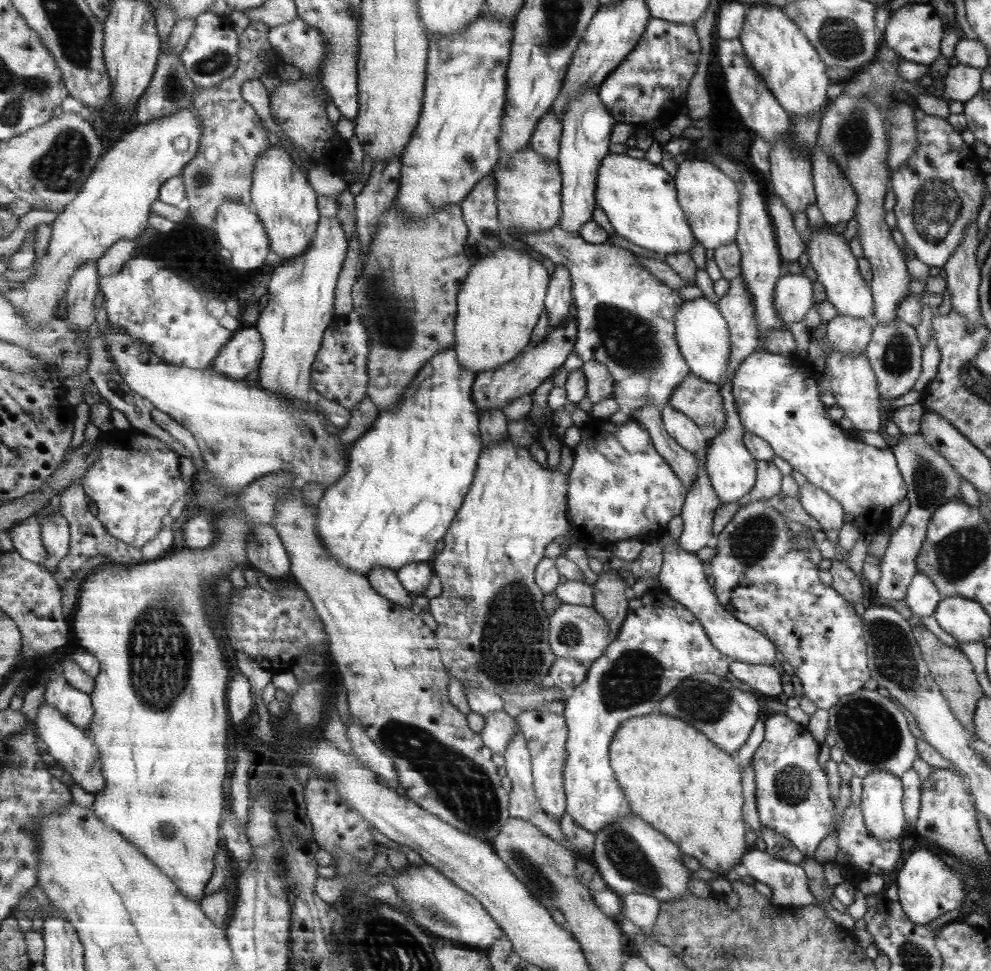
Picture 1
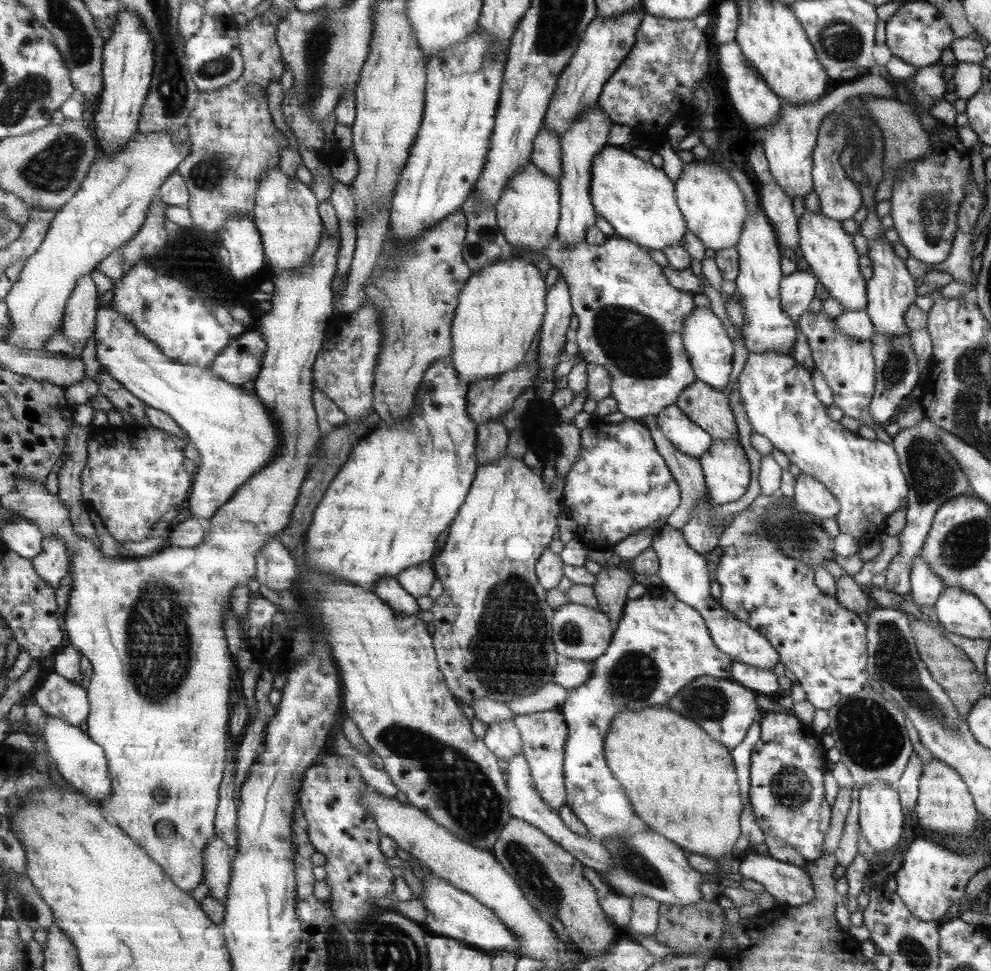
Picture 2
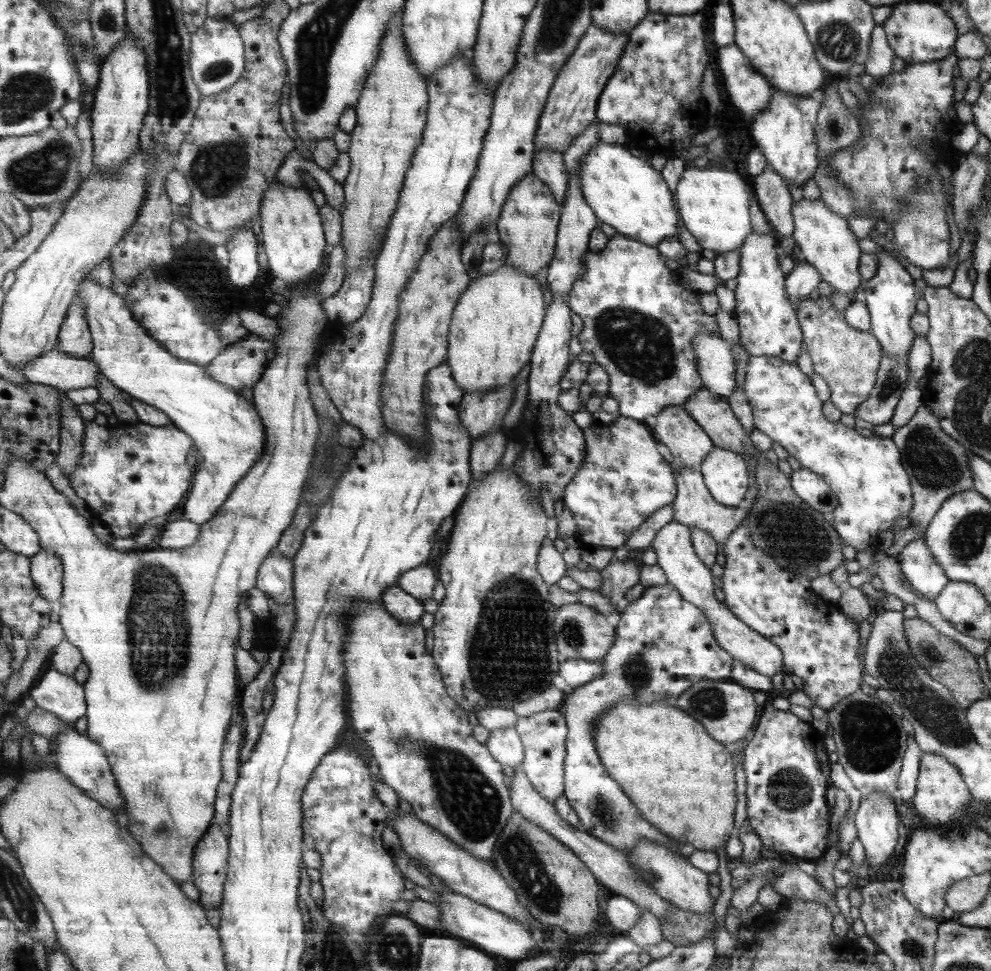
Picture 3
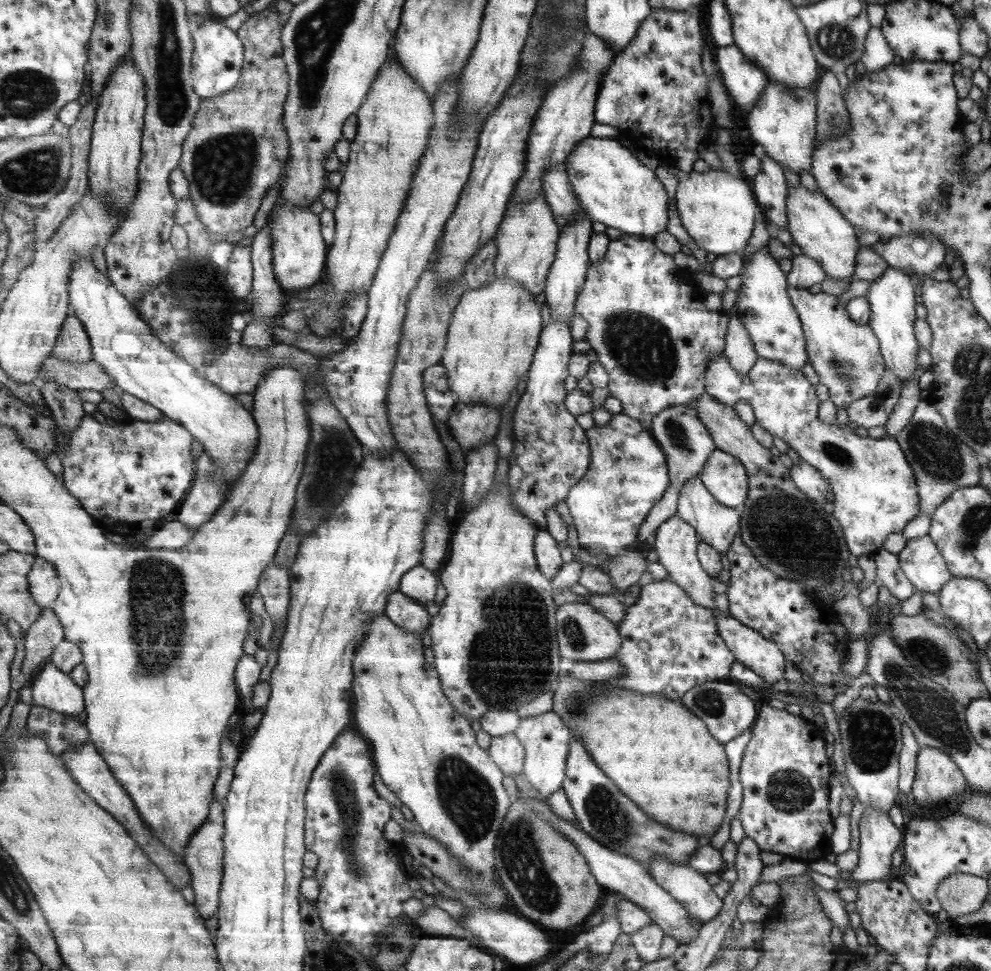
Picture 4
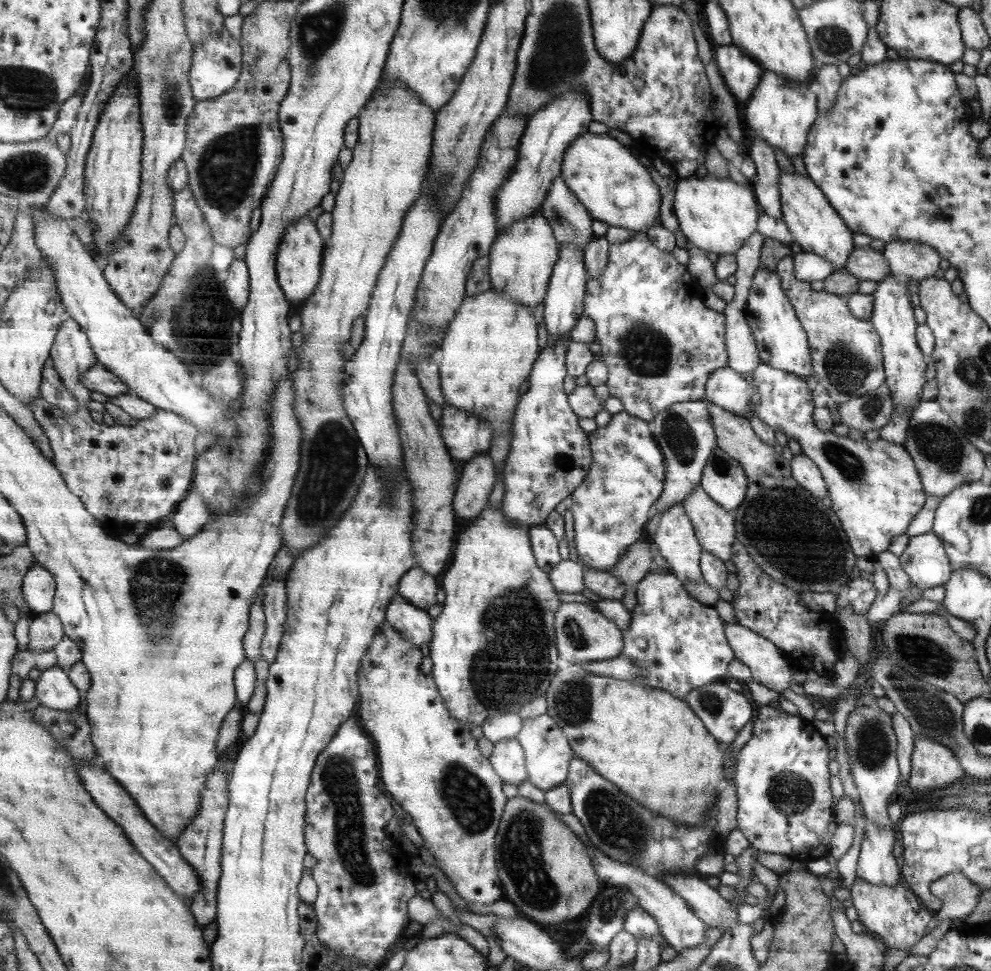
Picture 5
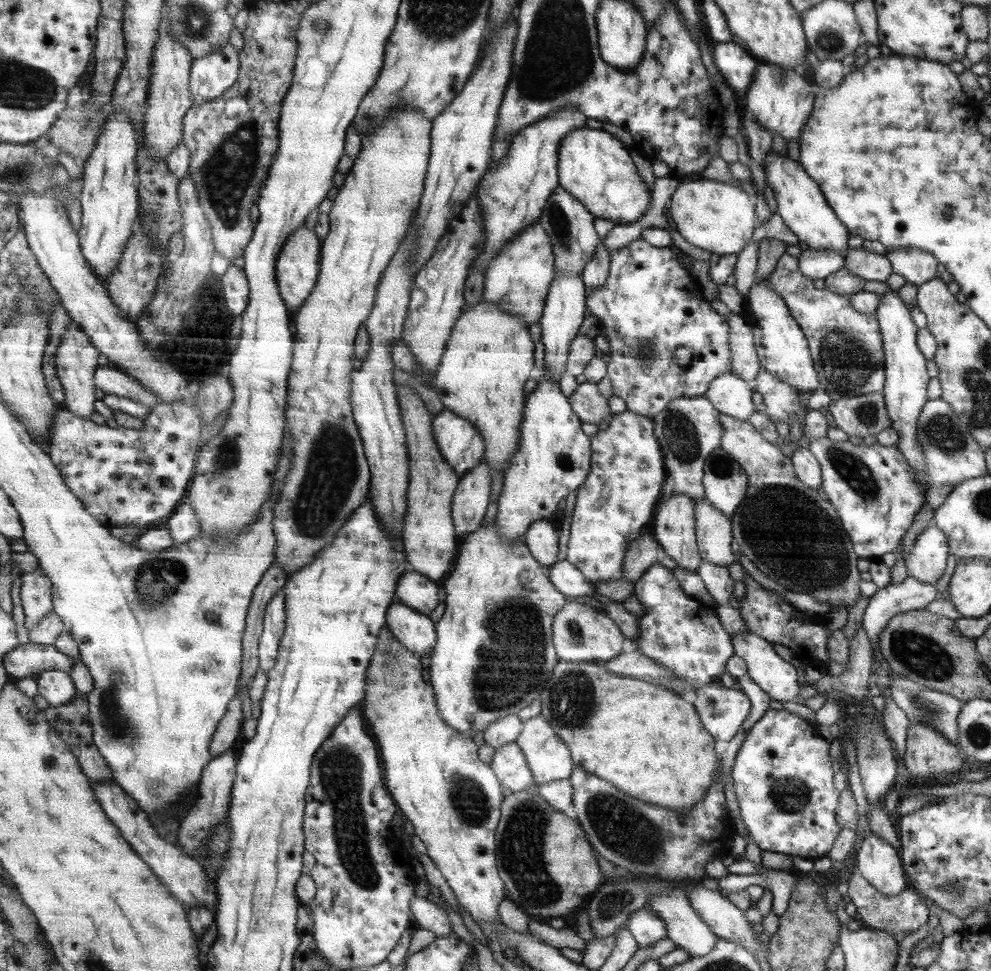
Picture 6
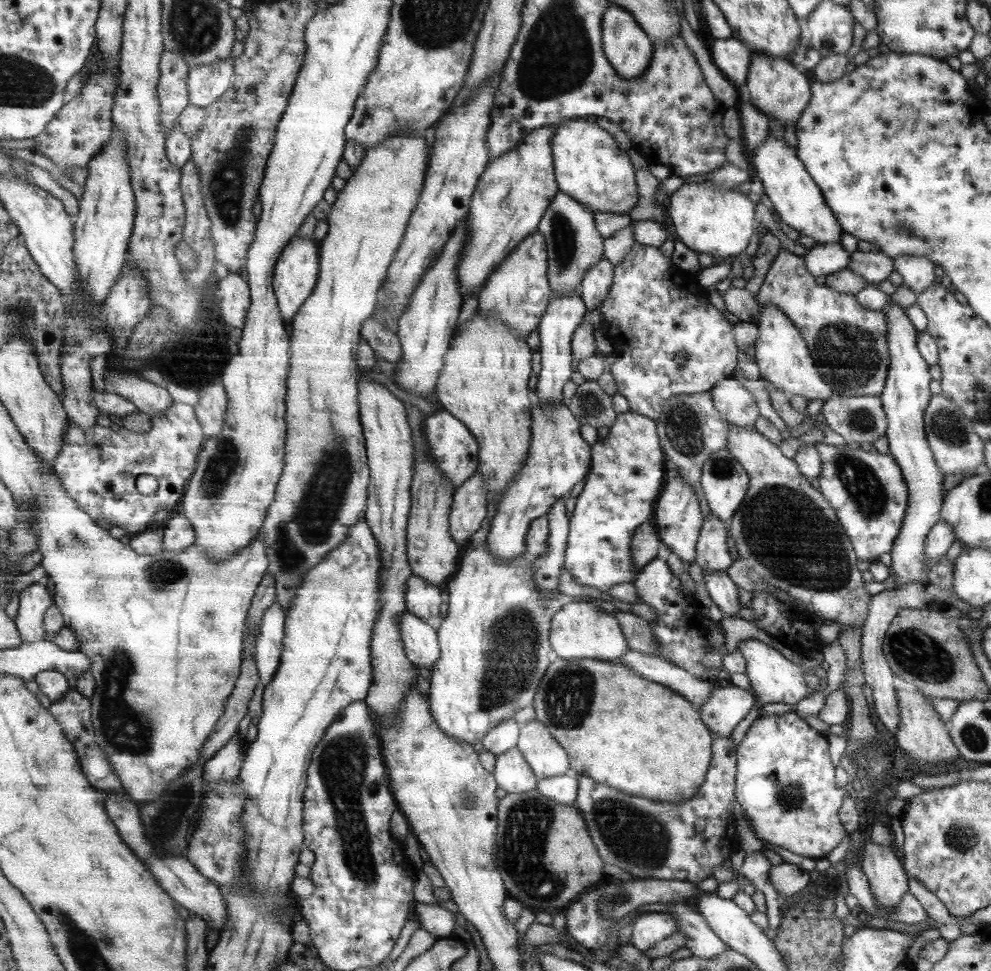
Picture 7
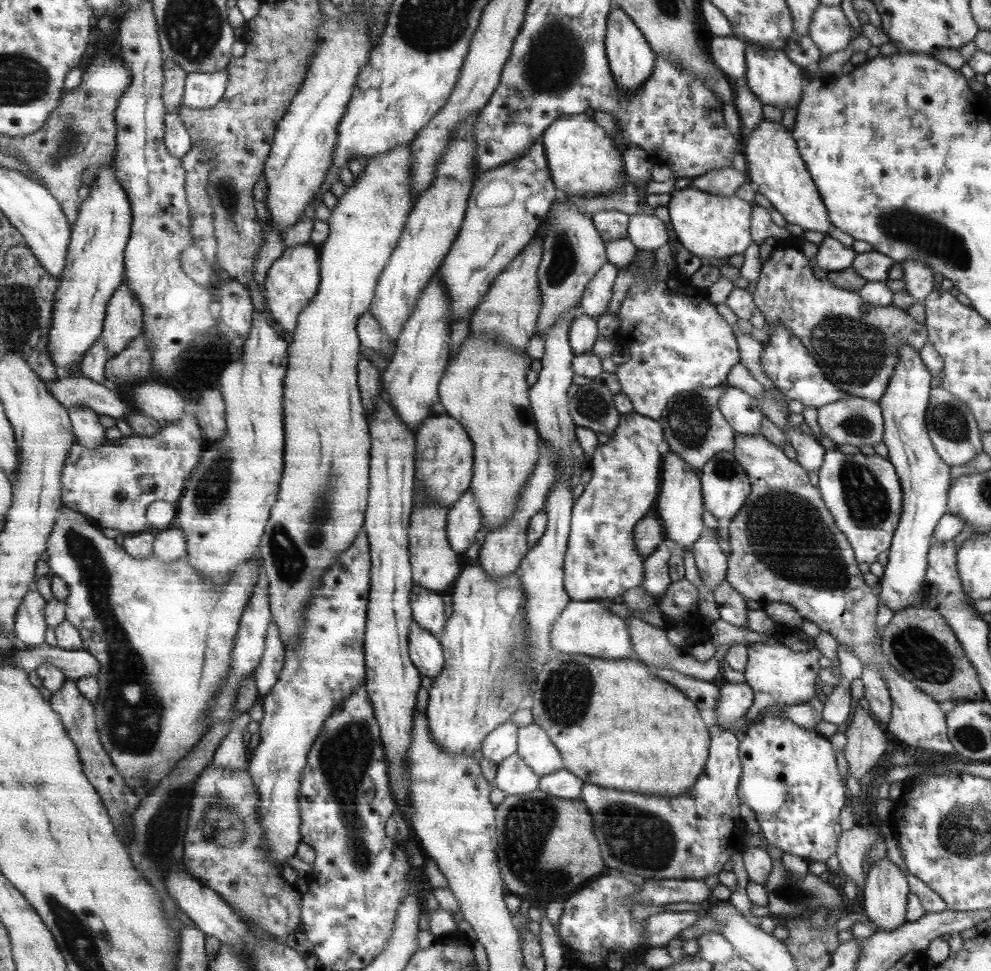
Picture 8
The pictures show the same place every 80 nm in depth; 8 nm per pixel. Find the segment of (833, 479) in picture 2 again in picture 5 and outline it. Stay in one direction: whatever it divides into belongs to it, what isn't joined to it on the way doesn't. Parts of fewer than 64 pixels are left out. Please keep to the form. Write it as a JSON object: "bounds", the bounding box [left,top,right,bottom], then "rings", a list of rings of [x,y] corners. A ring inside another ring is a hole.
{"bounds":[749,362,927,558],"rings":[[[760,362],[753,370],[749,380],[755,385],[757,394],[760,396],[759,402],[751,405],[753,414],[757,415],[767,426],[774,428],[775,431],[781,430],[787,438],[794,438],[798,442],[801,453],[805,453],[805,456],[817,466],[825,482],[825,487],[827,487],[827,495],[831,499],[830,508],[839,518],[852,551],[857,556],[871,558],[887,551],[891,538],[903,535],[908,531],[909,522],[921,510],[927,498],[924,488],[920,484],[920,476],[915,468],[915,462],[908,456],[904,446],[891,444],[881,439],[853,441],[847,435],[838,437],[831,431],[817,430],[811,420],[811,410],[813,410],[811,394],[805,386],[805,381],[791,372],[783,372],[781,369]]]}

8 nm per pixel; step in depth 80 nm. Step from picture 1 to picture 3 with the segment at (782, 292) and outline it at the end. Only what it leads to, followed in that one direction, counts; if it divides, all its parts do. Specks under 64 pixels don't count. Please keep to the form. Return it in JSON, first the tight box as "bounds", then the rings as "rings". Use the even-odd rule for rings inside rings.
{"bounds":[785,261,820,308],"rings":[[[807,261],[797,262],[785,279],[785,292],[791,301],[793,308],[798,302],[808,296],[810,291],[820,283],[820,274]]]}

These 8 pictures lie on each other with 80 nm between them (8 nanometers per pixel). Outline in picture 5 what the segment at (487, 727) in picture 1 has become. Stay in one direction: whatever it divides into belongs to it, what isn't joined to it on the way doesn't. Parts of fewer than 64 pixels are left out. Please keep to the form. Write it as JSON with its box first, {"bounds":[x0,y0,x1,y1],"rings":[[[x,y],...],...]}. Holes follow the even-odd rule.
{"bounds":[488,738,528,786],"rings":[[[506,738],[493,744],[488,759],[492,763],[496,775],[504,780],[505,784],[519,786],[523,780],[528,778],[524,749],[521,748],[519,741],[514,738]]]}

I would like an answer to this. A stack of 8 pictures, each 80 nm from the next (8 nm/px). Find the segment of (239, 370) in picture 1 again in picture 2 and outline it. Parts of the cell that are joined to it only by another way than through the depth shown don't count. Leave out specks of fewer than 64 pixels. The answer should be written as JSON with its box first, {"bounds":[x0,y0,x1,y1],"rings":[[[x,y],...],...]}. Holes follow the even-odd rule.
{"bounds":[213,328,267,386],"rings":[[[253,328],[235,337],[231,346],[213,362],[213,370],[225,382],[243,386],[245,382],[256,382],[264,365],[267,341],[259,330]]]}

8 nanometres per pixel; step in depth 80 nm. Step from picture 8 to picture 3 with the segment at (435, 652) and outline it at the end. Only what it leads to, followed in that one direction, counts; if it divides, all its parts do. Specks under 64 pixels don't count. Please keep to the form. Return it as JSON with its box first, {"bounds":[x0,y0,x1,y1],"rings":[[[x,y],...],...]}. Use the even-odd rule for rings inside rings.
{"bounds":[382,585,424,624],"rings":[[[393,585],[385,591],[382,602],[401,624],[417,624],[424,613],[422,603],[399,589],[398,585]]]}

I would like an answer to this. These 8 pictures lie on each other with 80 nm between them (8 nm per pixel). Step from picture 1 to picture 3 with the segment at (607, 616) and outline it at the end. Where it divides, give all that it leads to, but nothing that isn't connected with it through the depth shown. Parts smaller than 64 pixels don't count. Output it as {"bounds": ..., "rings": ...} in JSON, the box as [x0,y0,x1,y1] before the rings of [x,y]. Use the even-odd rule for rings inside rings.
{"bounds":[597,558,639,606],"rings":[[[611,558],[601,570],[601,587],[597,592],[605,596],[611,604],[617,606],[617,602],[623,598],[625,590],[637,584],[639,580],[639,566],[630,559],[625,558],[625,562],[619,564],[618,558]]]}

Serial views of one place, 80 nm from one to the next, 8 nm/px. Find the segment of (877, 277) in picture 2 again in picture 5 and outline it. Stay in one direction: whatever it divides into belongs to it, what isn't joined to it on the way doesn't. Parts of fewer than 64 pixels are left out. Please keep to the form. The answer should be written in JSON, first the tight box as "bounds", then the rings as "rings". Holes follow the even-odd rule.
{"bounds":[868,274,926,418],"rings":[[[890,274],[889,276],[885,277],[881,282],[877,282],[876,289],[872,292],[871,296],[873,297],[873,310],[871,311],[870,317],[868,318],[870,321],[872,321],[873,328],[876,328],[877,334],[880,336],[880,345],[881,345],[881,352],[883,353],[883,367],[884,367],[884,385],[891,389],[891,395],[892,395],[892,408],[902,408],[902,410],[906,410],[906,412],[909,412],[909,418],[910,413],[913,412],[913,409],[916,407],[916,405],[920,402],[919,401],[919,395],[921,394],[921,388],[923,388],[923,384],[925,384],[926,378],[923,374],[925,374],[925,362],[923,361],[923,353],[920,351],[920,347],[918,344],[915,344],[915,326],[918,324],[915,324],[915,320],[913,320],[913,312],[911,312],[911,306],[909,306],[909,300],[907,300],[907,294],[905,294],[905,286],[903,284],[899,284],[895,278],[893,278],[893,274]]]}

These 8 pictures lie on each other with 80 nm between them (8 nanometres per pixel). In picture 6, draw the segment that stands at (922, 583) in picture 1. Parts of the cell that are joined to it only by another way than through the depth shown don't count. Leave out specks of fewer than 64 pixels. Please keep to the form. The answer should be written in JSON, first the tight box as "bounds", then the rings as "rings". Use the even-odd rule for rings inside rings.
{"bounds":[904,524,948,584],"rings":[[[931,524],[918,536],[910,554],[904,557],[908,576],[923,584],[935,584],[943,574],[948,555],[948,538]]]}

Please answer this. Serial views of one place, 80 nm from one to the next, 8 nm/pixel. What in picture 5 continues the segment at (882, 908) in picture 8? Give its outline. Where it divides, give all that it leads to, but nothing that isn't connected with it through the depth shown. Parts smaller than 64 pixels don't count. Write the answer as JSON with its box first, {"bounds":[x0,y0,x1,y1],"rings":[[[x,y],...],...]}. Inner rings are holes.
{"bounds":[856,820,899,886],"rings":[[[866,820],[856,863],[857,879],[881,886],[895,886],[899,882],[899,868],[891,854],[896,829]]]}

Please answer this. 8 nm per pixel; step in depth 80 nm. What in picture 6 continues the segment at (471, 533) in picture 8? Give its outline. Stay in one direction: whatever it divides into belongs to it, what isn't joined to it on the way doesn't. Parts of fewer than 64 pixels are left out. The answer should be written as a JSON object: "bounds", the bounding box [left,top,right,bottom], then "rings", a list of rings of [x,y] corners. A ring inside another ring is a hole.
{"bounds":[451,460,491,537],"rings":[[[481,460],[477,467],[463,475],[457,484],[456,494],[452,498],[451,512],[453,516],[453,529],[457,536],[465,537],[481,527],[487,504],[489,504],[491,475],[489,475],[489,465],[485,460]]]}

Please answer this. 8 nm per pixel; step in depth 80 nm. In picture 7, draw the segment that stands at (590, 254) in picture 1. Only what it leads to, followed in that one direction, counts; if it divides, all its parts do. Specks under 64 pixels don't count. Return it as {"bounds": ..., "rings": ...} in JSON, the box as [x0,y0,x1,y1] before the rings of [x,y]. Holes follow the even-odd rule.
{"bounds":[597,242,738,420],"rings":[[[636,242],[613,270],[608,295],[597,309],[603,312],[607,336],[610,336],[613,353],[617,354],[609,372],[614,378],[616,393],[627,399],[631,412],[656,420],[669,398],[709,391],[720,380],[731,376],[738,361],[736,342],[733,342],[734,326],[729,328],[721,312],[707,304],[703,287],[695,292],[694,278],[691,278],[691,286],[687,286],[685,274],[677,274],[659,249]]]}

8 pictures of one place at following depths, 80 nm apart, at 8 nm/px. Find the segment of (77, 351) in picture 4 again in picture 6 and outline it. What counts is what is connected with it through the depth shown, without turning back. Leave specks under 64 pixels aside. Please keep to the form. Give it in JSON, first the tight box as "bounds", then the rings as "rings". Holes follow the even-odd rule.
{"bounds":[57,322,103,420],"rings":[[[74,322],[64,336],[60,351],[57,353],[57,368],[66,394],[64,407],[87,420],[91,420],[91,416],[95,414],[95,402],[97,402],[95,375],[103,361],[103,355],[90,341],[89,335]]]}

